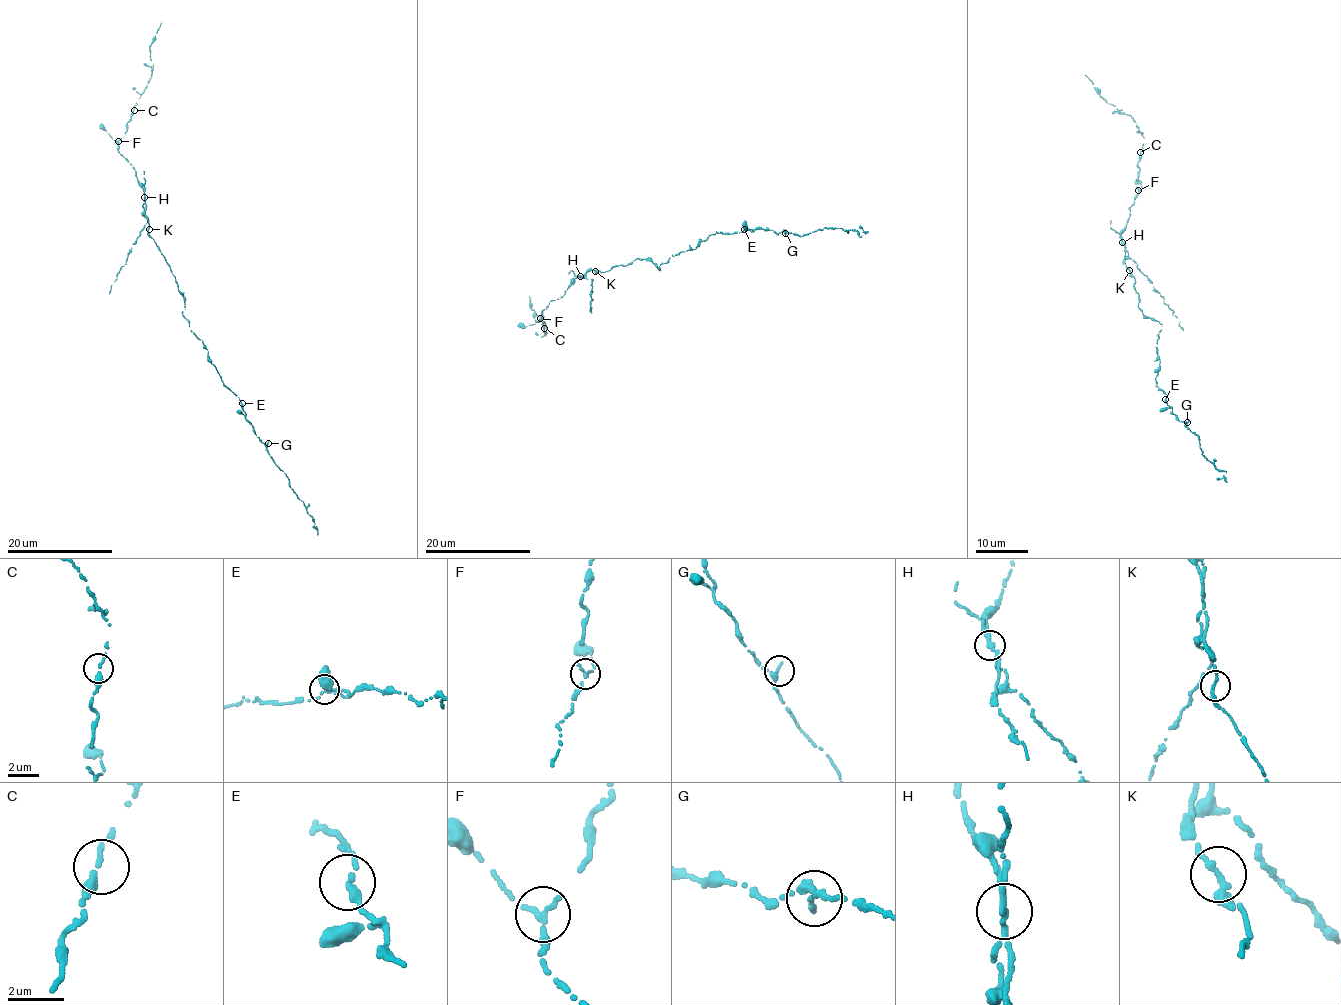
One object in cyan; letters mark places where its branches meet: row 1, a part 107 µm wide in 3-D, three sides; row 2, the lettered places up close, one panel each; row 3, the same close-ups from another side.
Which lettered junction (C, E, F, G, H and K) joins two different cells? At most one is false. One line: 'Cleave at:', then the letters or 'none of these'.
Cleave at: H

